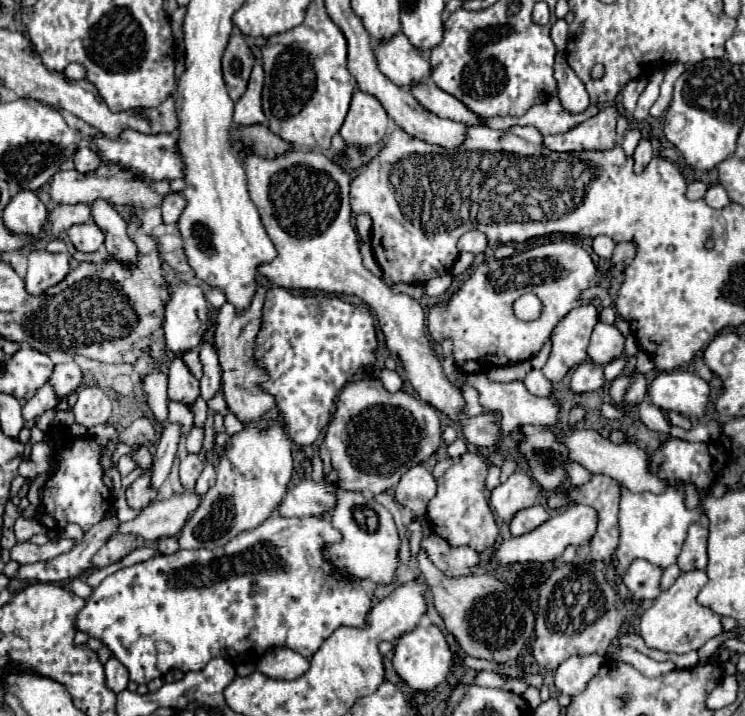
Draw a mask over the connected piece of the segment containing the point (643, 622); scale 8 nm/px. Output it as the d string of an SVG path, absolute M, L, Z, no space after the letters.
M706 571L680 573L680 577L654 599L652 607L644 611L644 615L640 617L640 637L646 641L650 649L680 655L700 649L708 639L716 635L724 635L724 629L720 625L720 615L696 603L698 591L706 585L706 581L708 581Z

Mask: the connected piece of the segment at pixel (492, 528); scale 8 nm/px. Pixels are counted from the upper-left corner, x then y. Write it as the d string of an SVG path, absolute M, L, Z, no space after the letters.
M466 453L458 459L448 457L438 461L432 475L438 483L438 493L428 503L428 513L426 513L432 533L446 539L452 547L466 545L476 553L484 553L486 549L494 547L494 541L498 537L498 527L494 523L494 515L486 499L486 485L484 485L488 475L486 463L478 455Z

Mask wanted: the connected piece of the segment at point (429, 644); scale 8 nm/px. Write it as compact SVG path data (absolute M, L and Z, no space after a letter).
M416 627L414 631L402 635L394 643L394 669L396 673L408 683L410 689L416 691L434 691L442 681L446 681L446 675L450 673L452 667L452 651L450 645L444 639L444 633L436 627Z

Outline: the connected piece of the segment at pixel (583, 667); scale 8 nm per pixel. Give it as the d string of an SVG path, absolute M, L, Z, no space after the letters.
M602 655L570 657L568 661L560 663L558 669L554 671L556 689L560 693L582 693L588 681L598 673L602 663L604 663Z

